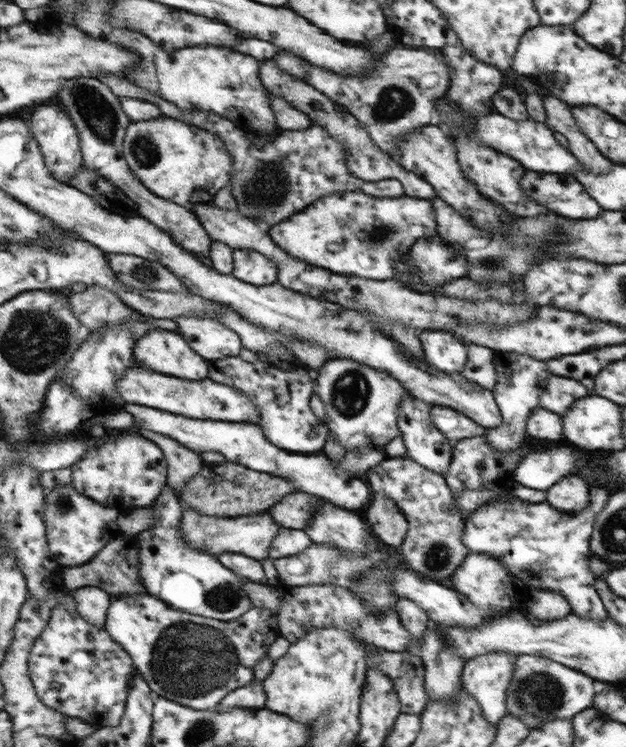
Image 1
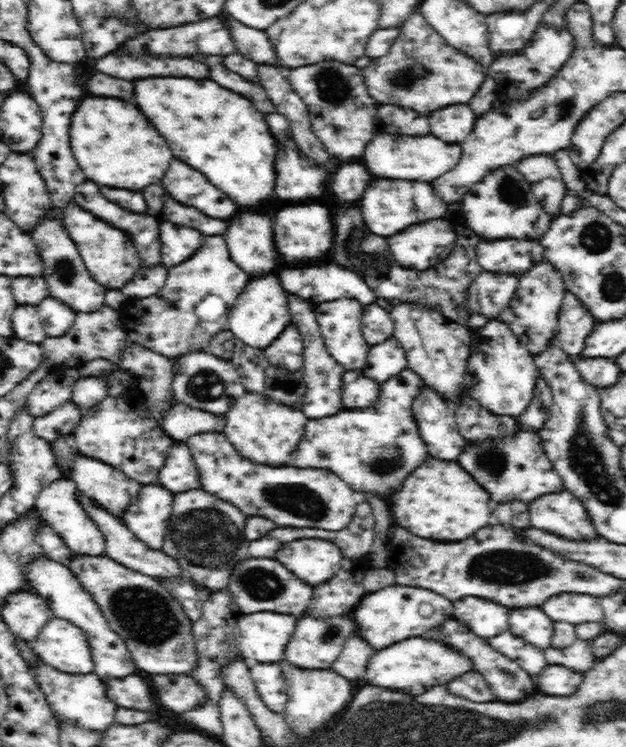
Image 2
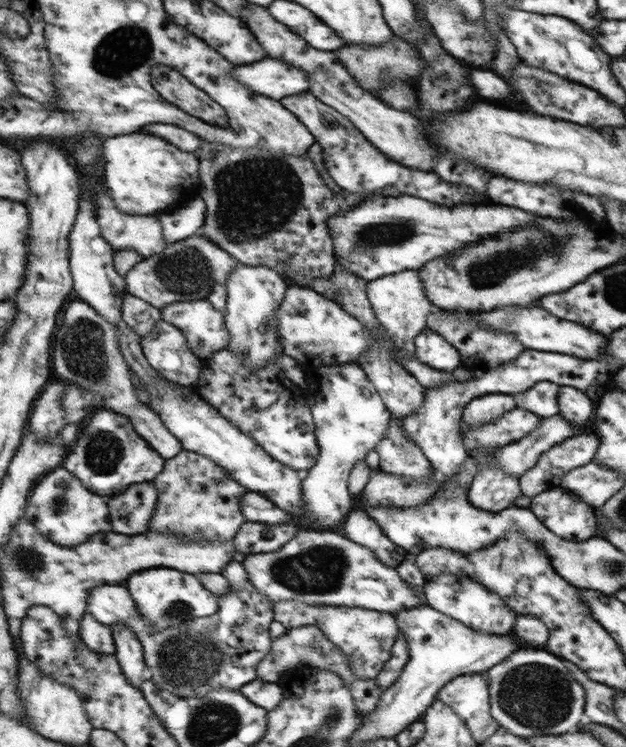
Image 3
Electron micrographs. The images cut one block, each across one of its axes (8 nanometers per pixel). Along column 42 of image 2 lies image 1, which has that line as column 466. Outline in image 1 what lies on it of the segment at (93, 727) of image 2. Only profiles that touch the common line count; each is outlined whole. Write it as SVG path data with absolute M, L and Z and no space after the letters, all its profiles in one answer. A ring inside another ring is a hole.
M488 652L482 654L481 657L469 659L465 661L461 675L461 689L473 697L477 705L479 705L482 717L487 720L489 725L496 725L501 717L506 715L505 710L505 694L509 690L509 682L511 682L511 674L513 674L513 666L515 666L514 654L508 652Z

